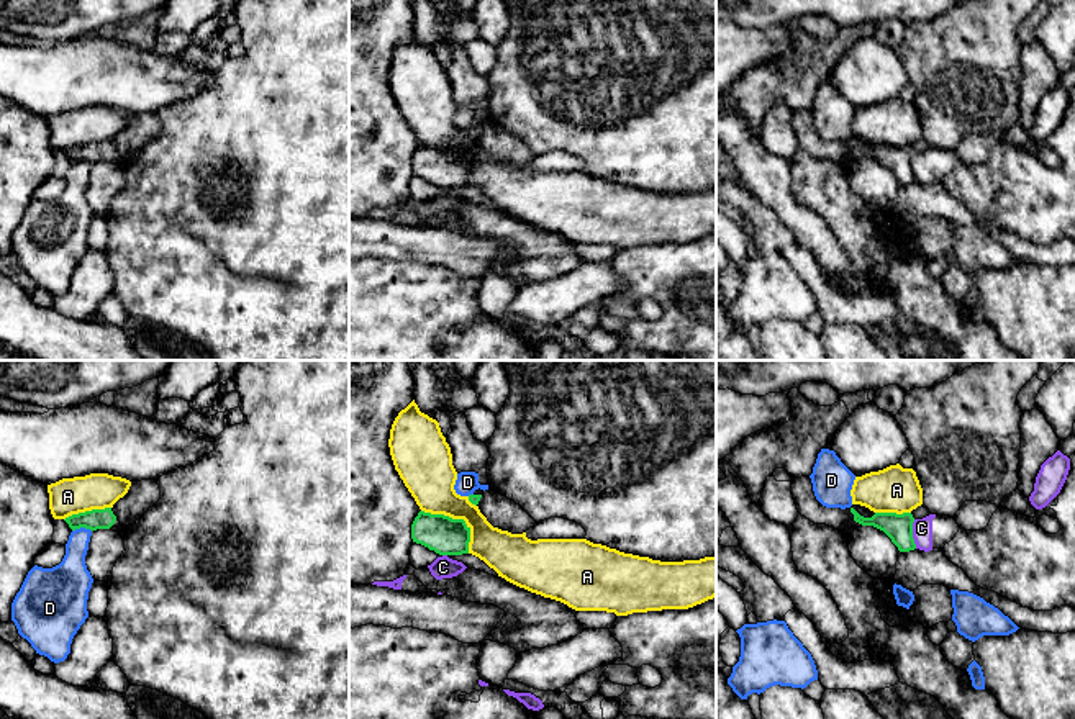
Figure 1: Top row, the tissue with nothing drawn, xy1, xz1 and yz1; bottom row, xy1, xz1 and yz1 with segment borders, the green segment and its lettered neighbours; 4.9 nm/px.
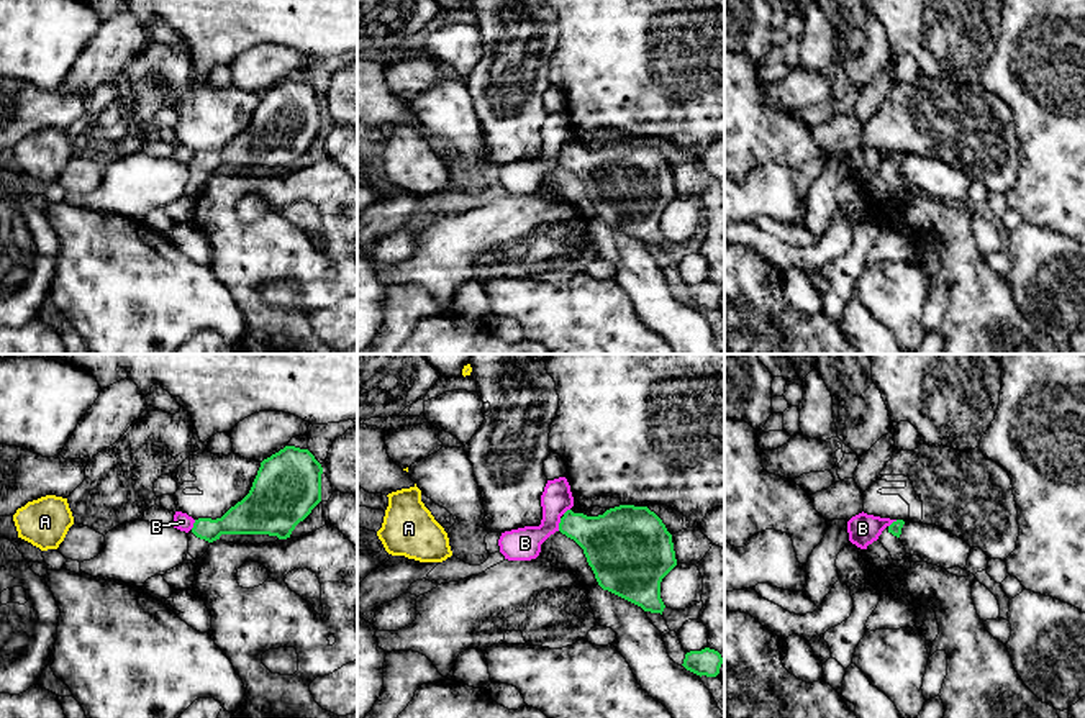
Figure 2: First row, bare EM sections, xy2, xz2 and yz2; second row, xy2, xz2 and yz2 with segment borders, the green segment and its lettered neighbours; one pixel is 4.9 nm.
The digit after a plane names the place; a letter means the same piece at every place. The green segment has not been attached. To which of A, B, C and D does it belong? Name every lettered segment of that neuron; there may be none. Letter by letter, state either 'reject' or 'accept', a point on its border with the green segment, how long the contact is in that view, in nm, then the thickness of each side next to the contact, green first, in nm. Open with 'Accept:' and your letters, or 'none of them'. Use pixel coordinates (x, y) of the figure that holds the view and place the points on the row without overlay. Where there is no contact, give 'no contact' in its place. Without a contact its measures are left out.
Accept: none of them
A: reject; contact xz1 (459, 153); length 320 nm; calibres 190 and 240 nm
B: reject; contact xz2 (559, 158); length 70 nm; calibres 260 and 160 nm
C: reject; contact yz1 (911, 167); length 140 nm; calibres 140 and 100 nm
D: reject; contact xy1 (81, 159); length 100 nm; calibres 100 and 170 nm

